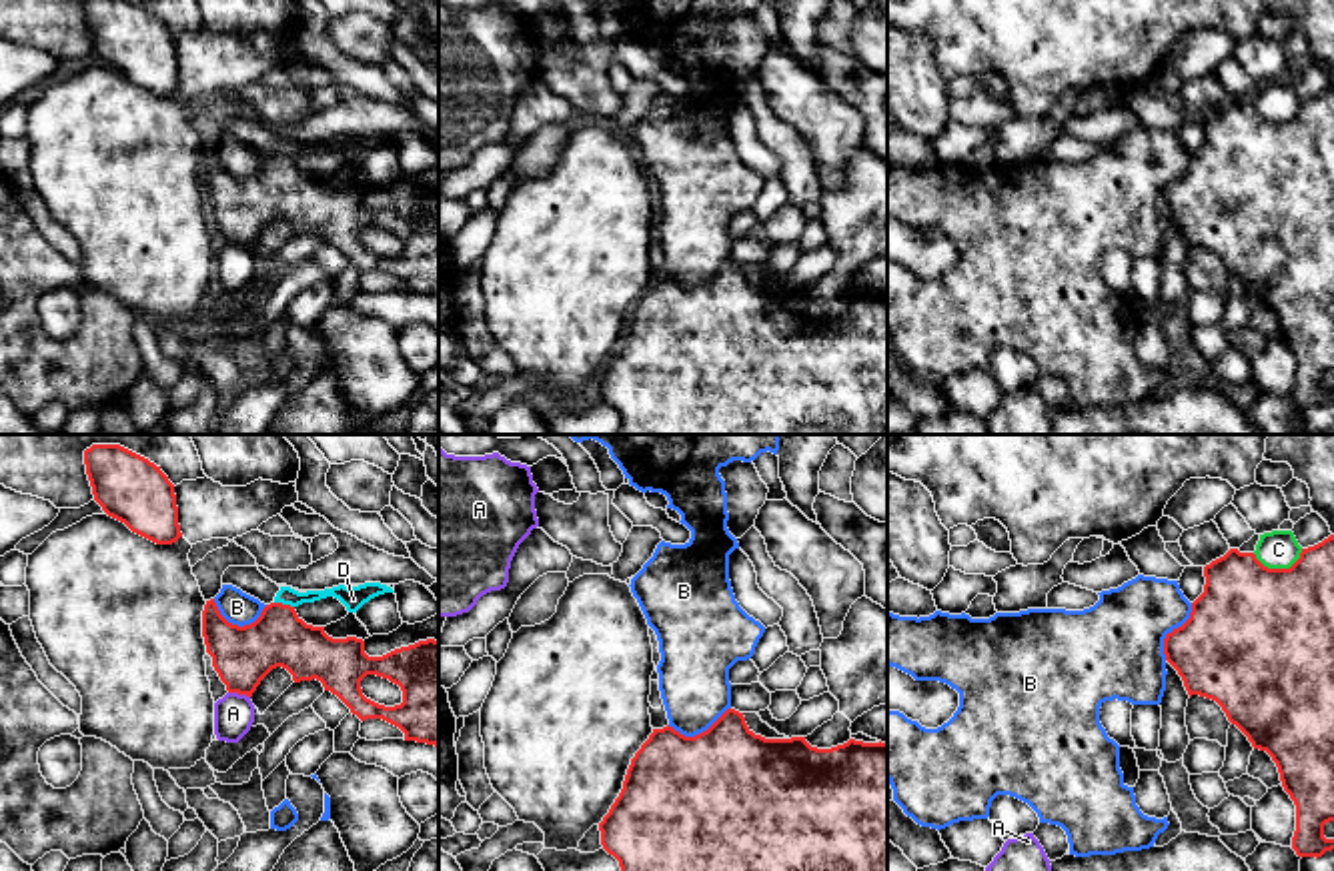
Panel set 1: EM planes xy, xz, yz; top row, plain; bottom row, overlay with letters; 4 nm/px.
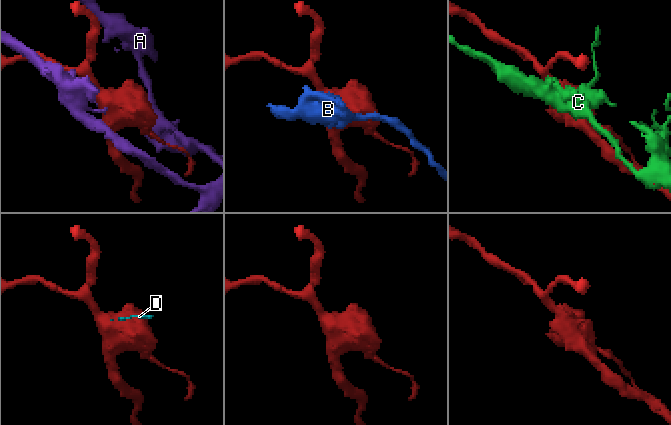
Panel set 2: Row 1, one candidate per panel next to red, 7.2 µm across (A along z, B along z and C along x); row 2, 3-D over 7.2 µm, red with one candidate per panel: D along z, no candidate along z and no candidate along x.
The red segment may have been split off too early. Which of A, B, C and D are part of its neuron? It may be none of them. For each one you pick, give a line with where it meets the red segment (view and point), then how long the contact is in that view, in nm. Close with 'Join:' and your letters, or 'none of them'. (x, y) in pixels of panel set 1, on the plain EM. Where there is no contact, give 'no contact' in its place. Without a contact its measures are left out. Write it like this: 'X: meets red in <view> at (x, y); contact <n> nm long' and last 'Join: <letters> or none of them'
Join: none of them

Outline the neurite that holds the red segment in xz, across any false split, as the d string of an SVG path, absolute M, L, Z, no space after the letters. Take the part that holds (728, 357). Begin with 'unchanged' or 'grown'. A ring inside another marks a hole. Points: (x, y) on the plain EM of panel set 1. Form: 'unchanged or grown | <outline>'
unchanged | M727 260L707 282L685 288L673 278L653 280L631 310L623 340L599 374L603 400L619 412L619 434L845 434L887 430L887 294L849 290L831 300L811 298L805 288L765 290L755 286L743 264Z

